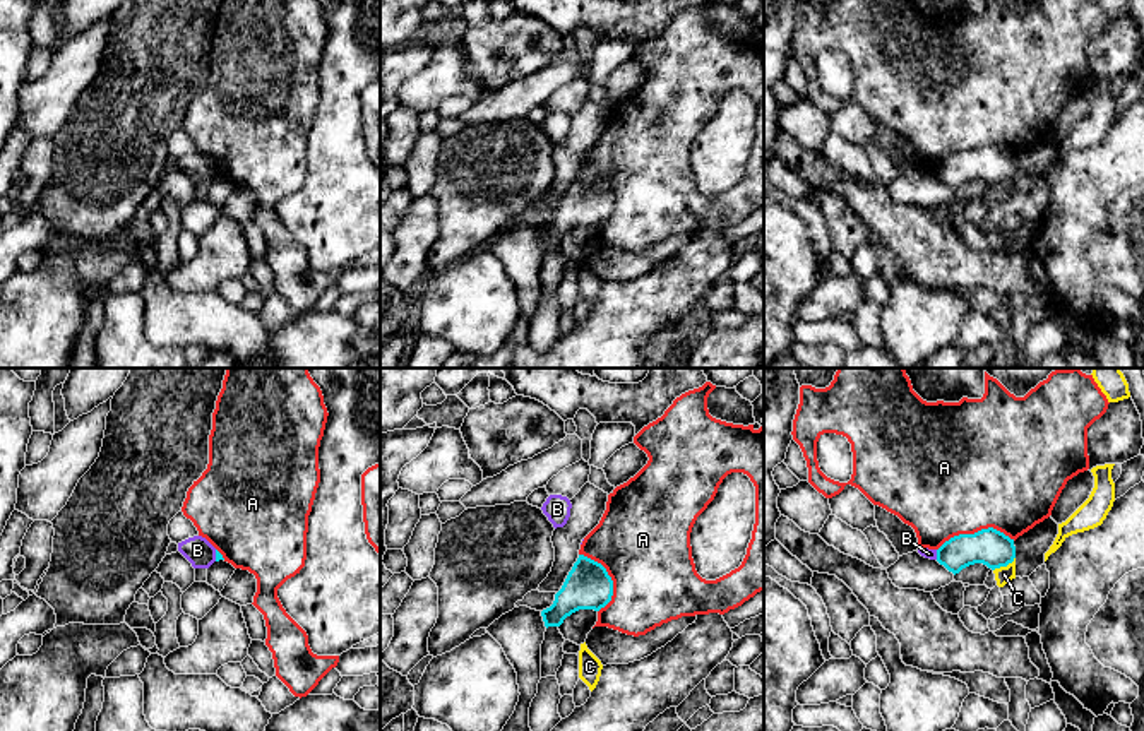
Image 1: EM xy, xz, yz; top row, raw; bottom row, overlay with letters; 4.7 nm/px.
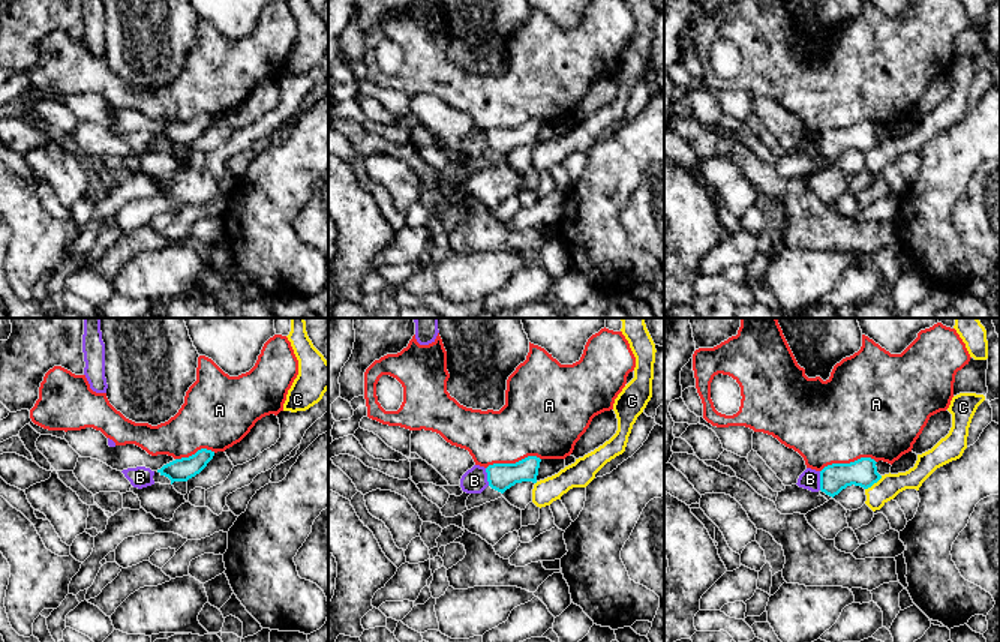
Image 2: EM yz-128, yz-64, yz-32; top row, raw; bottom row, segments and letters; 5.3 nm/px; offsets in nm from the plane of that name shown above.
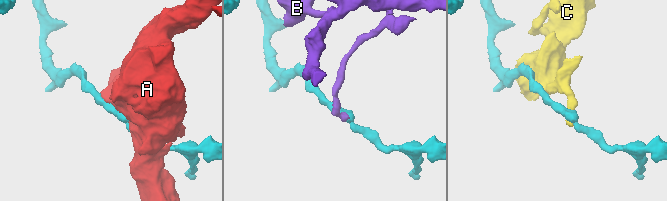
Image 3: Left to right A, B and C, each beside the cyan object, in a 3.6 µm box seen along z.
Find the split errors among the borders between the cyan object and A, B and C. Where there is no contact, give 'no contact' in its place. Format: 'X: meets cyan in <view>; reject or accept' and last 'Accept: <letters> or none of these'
A: meets cyan in yz; reject
B: meets cyan in xy; reject
C: meets cyan in yz; reject
Accept: none of these

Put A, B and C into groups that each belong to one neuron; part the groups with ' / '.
A / B / C

